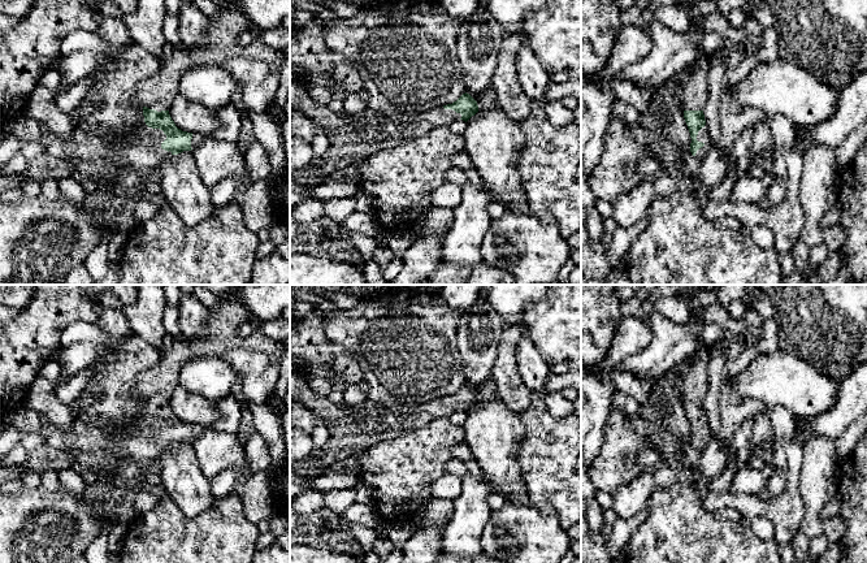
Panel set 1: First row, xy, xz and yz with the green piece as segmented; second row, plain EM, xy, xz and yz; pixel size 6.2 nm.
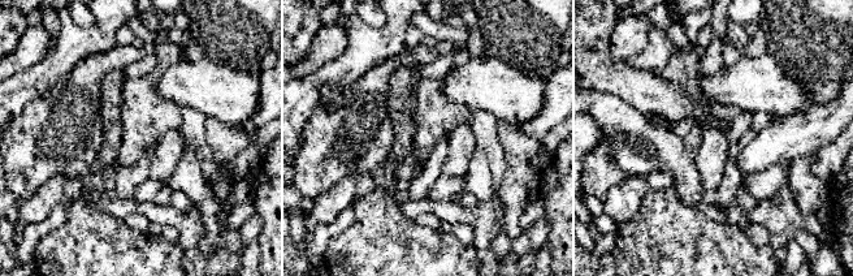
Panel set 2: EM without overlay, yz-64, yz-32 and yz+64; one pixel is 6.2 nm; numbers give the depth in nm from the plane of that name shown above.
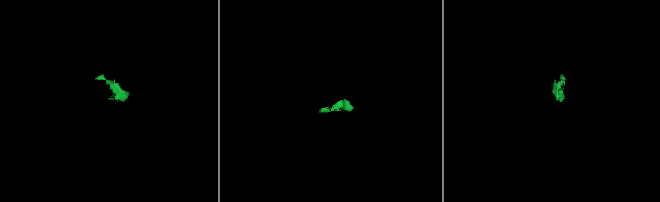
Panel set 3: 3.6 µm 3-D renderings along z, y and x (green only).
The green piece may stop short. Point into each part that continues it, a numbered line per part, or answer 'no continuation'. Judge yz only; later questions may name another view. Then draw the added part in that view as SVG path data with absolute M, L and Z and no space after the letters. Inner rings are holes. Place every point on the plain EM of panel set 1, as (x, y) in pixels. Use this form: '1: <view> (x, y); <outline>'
1: yz (696, 384); M698 351L693 363L682 373L682 397L685 402L703 402L710 389L707 358Z
2: yz (703, 425); M707 415L698 423L697 432L702 433L705 436L702 439L699 439L697 442L697 445L694 447L695 450L702 452L707 447L707 442L711 436L710 423L708 423Z

